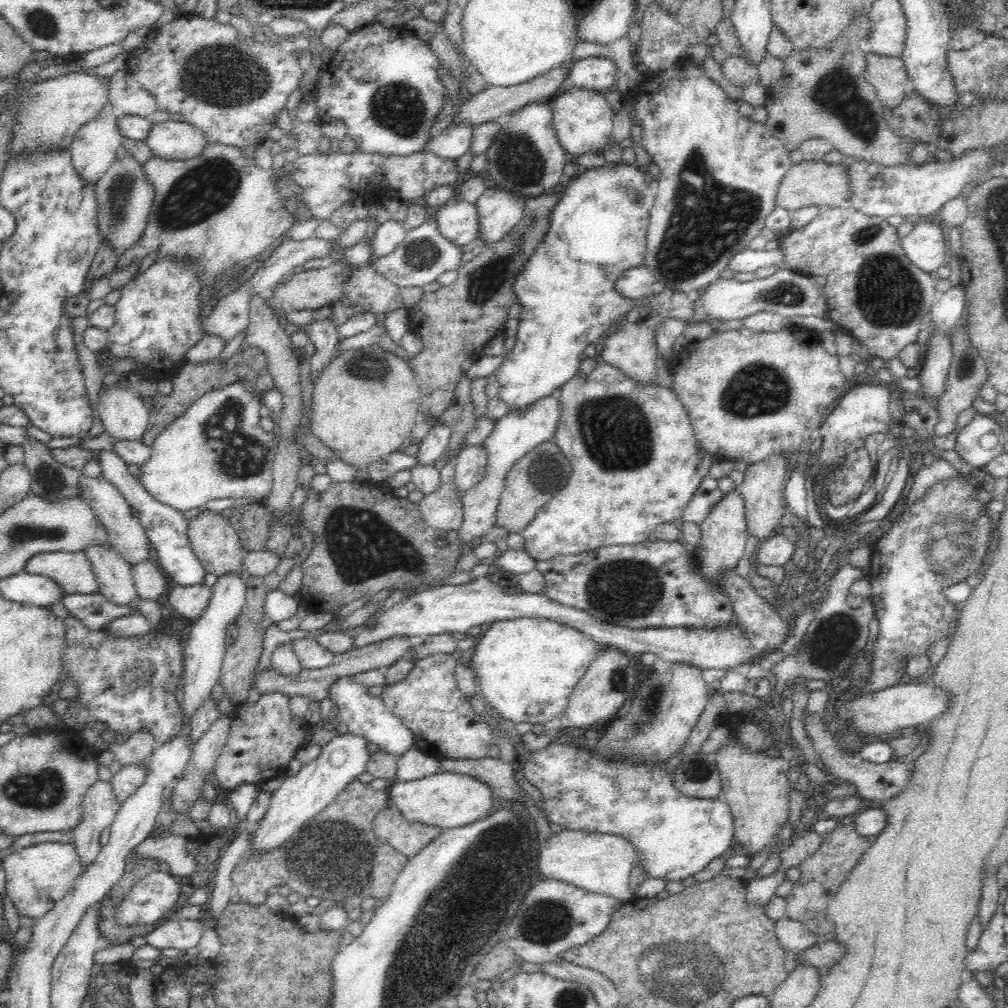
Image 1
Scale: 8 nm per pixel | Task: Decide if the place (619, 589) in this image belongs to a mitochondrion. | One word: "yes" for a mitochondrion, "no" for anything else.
yes

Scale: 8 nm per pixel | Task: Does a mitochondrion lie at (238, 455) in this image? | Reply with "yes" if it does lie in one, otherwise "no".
yes

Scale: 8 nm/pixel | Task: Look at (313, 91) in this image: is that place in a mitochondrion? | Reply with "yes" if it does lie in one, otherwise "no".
no

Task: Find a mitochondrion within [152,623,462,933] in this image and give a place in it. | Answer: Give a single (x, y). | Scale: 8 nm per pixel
(326, 851)

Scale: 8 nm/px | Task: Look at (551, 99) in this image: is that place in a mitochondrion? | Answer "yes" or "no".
no

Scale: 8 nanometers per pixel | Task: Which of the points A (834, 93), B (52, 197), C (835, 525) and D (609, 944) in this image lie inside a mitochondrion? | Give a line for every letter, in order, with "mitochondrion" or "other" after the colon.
A: mitochondrion
B: mitochondrion
C: other
D: other

